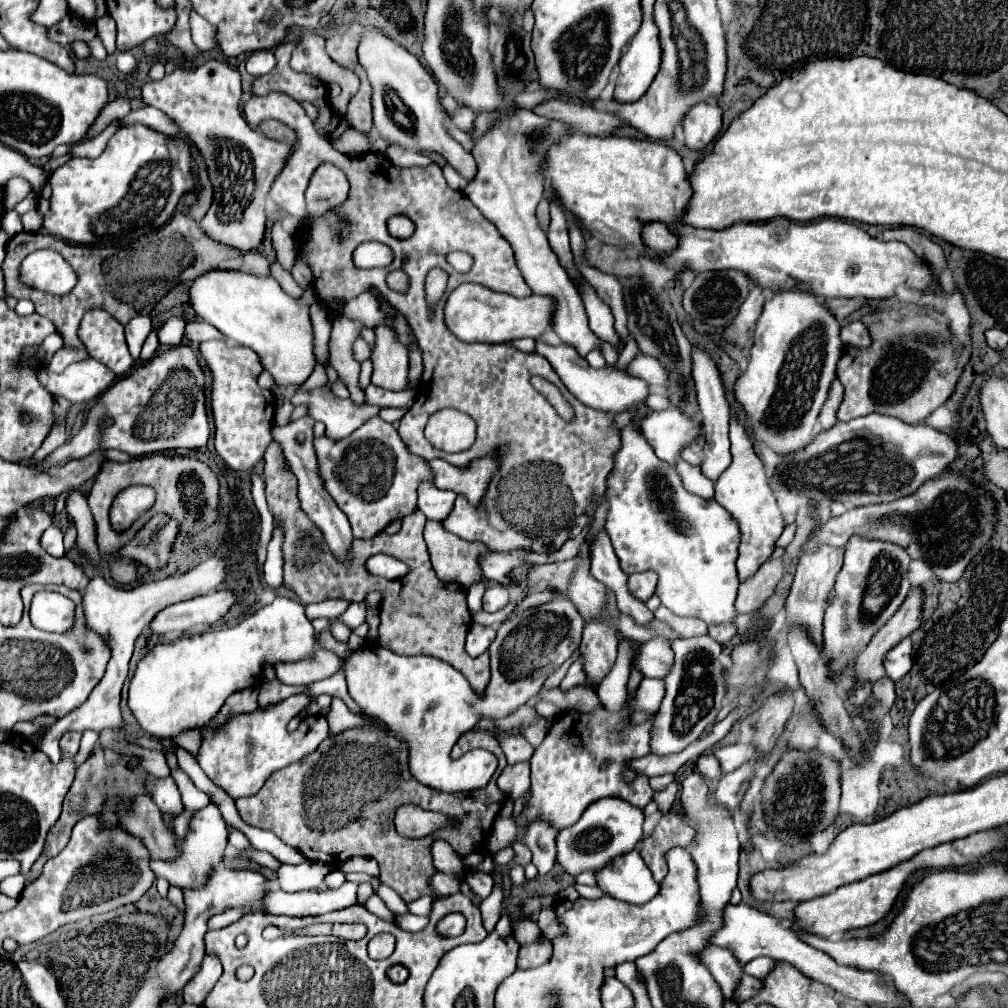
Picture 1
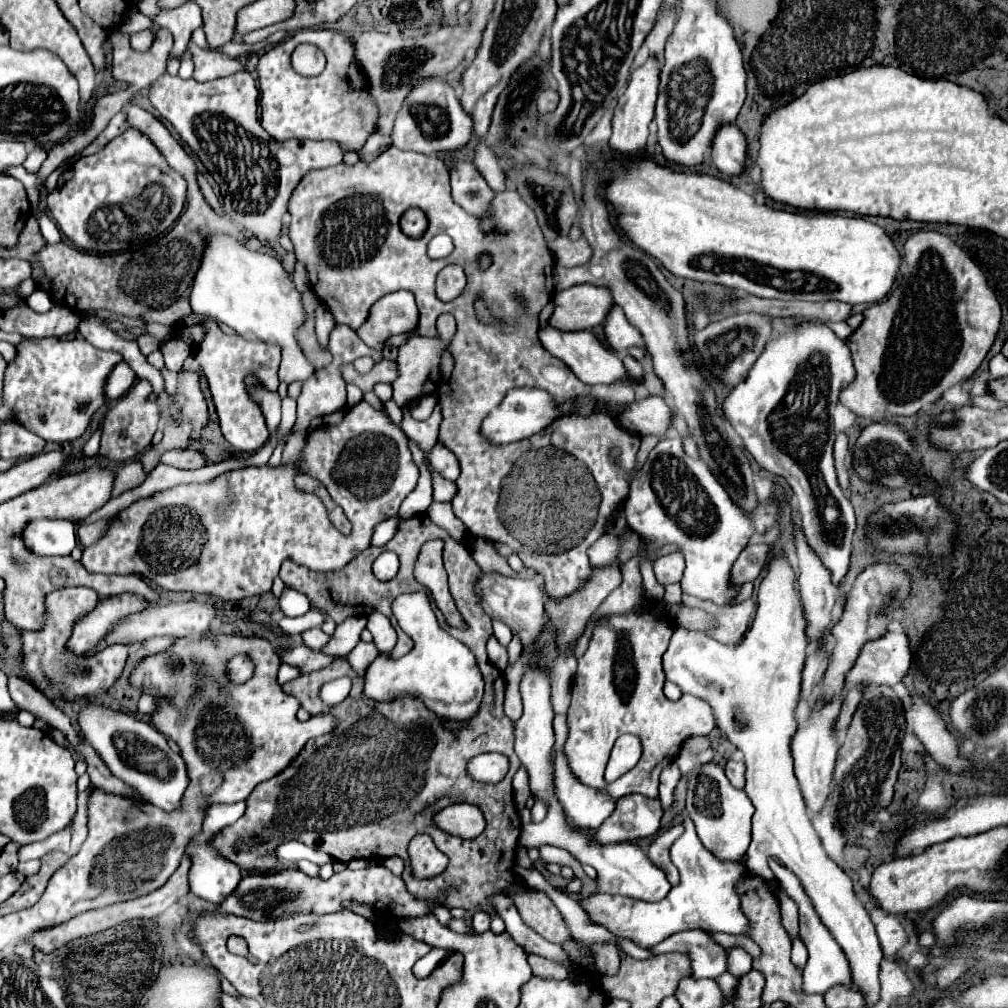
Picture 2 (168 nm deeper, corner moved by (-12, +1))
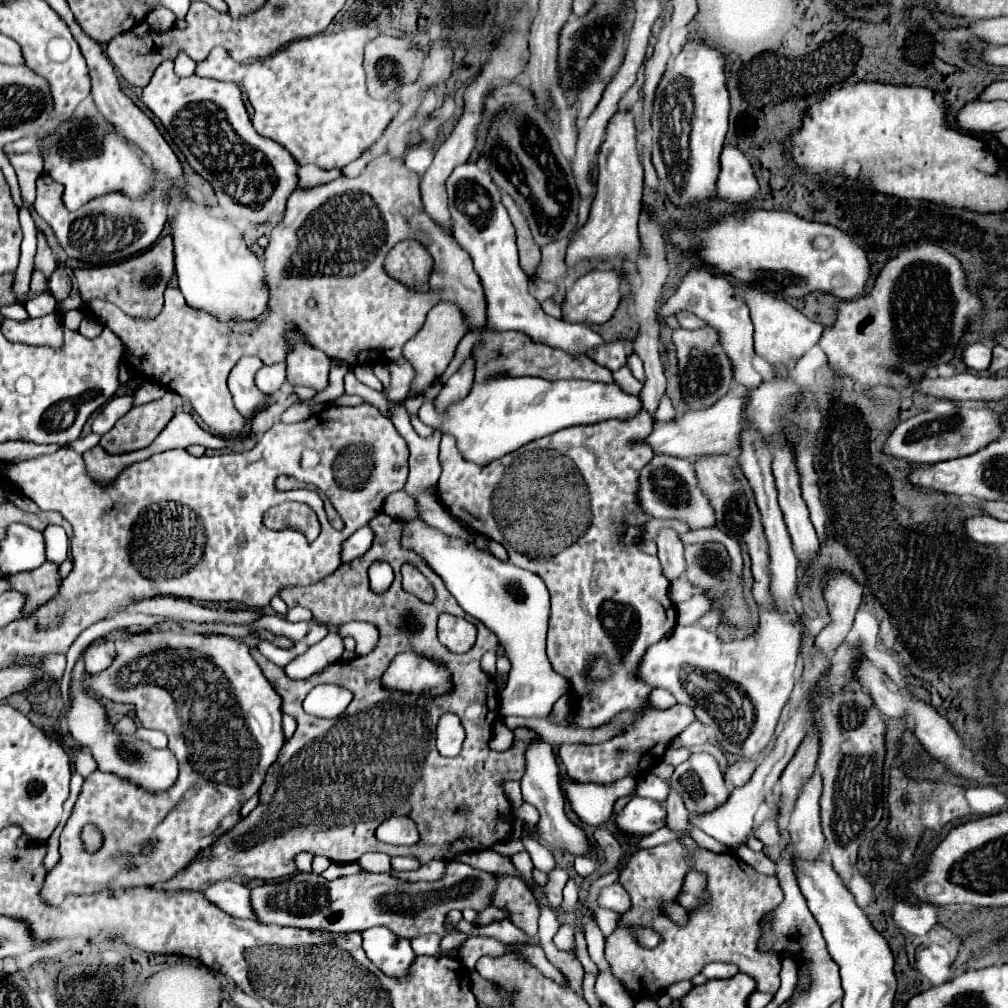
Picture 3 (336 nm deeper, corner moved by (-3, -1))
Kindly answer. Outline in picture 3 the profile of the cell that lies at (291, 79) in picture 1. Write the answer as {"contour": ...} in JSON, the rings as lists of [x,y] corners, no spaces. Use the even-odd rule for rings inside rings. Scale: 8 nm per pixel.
{"contour":[[[378,27],[320,33],[294,41],[280,49],[280,53],[250,65],[236,63],[224,49],[214,47],[212,53],[198,63],[196,75],[232,81],[242,87],[254,107],[254,129],[284,145],[300,165],[314,163],[322,169],[342,169],[382,137],[402,105],[398,91],[380,101],[366,93],[362,69],[364,47],[378,35],[382,35]]]}

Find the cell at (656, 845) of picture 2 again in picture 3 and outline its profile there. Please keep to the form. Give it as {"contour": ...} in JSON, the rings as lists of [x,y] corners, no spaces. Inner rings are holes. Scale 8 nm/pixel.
{"contour":[[[672,841],[672,843],[666,843],[666,845],[656,845],[656,847],[650,847],[650,849],[634,851],[628,857],[624,869],[620,871],[618,881],[630,893],[632,907],[620,917],[620,923],[618,923],[616,931],[606,939],[606,959],[612,967],[612,973],[632,993],[634,999],[648,997],[648,995],[660,995],[660,993],[664,993],[664,989],[670,983],[676,983],[676,981],[682,981],[682,979],[692,979],[694,975],[698,975],[702,971],[704,965],[714,963],[714,961],[734,963],[740,969],[740,973],[746,973],[756,981],[756,989],[762,991],[762,993],[774,995],[778,991],[778,987],[780,987],[780,957],[776,953],[760,953],[756,949],[756,943],[758,943],[758,937],[760,937],[760,919],[770,909],[780,905],[780,901],[784,897],[776,877],[758,873],[754,867],[750,867],[748,863],[738,859],[738,855],[734,855],[734,853],[714,853],[714,851],[704,849],[704,847],[688,849],[686,845],[680,845],[678,841]],[[688,869],[698,869],[700,873],[706,875],[708,905],[704,903],[704,905],[696,907],[694,911],[688,913],[688,923],[678,925],[660,909],[660,903],[668,903],[668,901],[678,899]],[[634,927],[654,929],[662,937],[662,941],[658,943],[658,947],[646,949],[636,941]]]}

